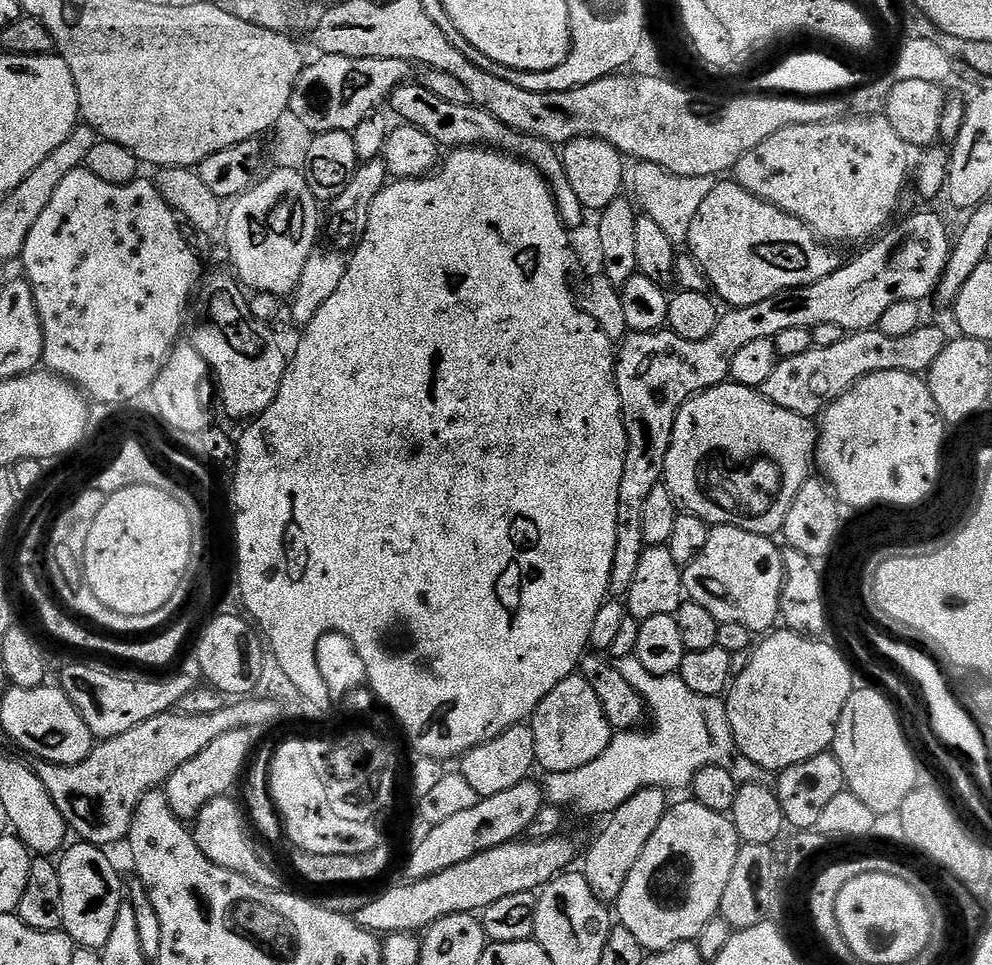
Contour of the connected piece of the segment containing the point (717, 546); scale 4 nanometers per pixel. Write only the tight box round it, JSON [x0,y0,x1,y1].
[683,526,784,634]

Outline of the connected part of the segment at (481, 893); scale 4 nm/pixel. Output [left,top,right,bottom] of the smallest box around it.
[354,835,576,934]

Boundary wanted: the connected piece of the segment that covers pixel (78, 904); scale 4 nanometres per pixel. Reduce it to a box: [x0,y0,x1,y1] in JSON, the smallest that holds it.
[58,842,126,949]

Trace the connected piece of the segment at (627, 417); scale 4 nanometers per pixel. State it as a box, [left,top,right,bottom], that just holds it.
[610,212,953,597]

